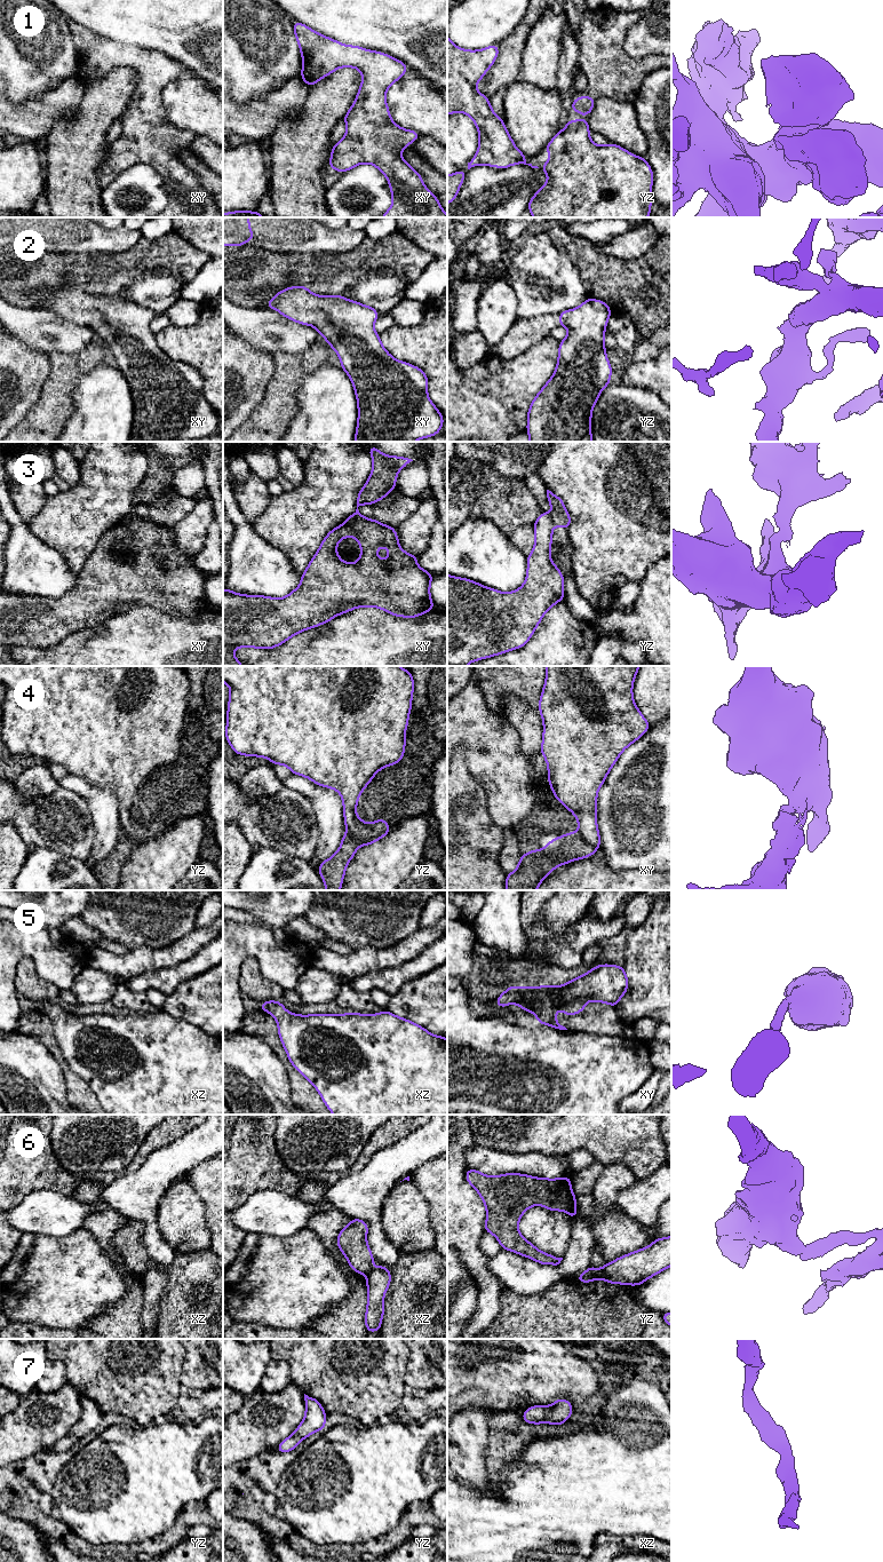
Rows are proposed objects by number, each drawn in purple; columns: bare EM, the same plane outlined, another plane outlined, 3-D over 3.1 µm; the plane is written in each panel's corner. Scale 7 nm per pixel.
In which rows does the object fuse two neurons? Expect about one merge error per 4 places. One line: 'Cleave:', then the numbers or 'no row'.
Cleave: 3, 4, 6

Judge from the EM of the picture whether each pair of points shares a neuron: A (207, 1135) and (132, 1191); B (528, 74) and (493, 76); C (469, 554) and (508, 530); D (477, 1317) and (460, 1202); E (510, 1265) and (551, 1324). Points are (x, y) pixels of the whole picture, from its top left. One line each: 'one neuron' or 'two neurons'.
A: one neuron
B: two neurons
C: two neurons
D: one neuron
E: two neurons

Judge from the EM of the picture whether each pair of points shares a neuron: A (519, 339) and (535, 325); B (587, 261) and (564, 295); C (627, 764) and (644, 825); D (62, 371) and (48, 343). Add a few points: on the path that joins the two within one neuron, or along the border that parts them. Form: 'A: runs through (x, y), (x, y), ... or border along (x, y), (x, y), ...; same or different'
A: runs through (523, 335), (532, 328); same
B: border along (562, 252), (569, 256), (579, 271), (588, 296); different
C: runs through (642, 779), (644, 782), (644, 810); same
D: border along (79, 350), (73, 354), (53, 353), (49, 356); different

